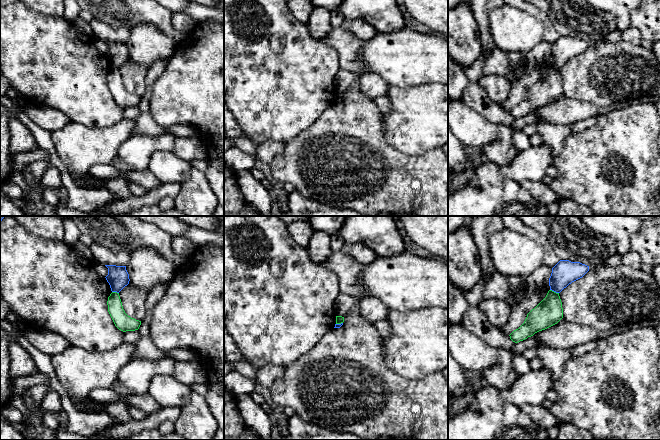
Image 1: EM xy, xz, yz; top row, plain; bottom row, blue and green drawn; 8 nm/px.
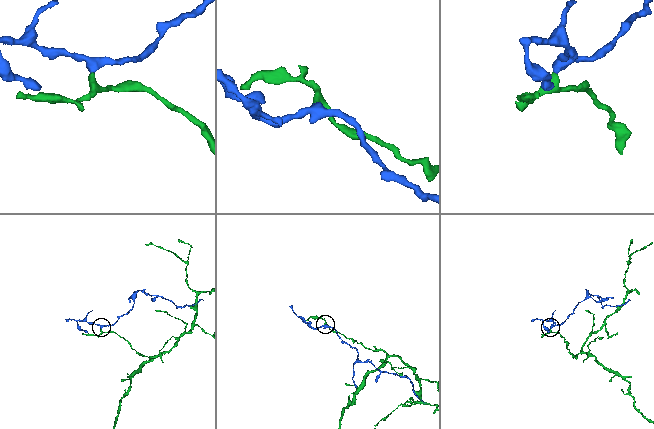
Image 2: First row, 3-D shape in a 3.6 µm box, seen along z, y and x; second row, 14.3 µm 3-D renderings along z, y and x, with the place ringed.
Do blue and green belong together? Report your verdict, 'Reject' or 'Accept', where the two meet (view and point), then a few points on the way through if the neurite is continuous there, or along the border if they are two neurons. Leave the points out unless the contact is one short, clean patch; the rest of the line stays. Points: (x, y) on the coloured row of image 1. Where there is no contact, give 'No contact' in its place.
Reject. Touches blue at yz (554, 291). Boundary: yz (550, 289), (558, 293)

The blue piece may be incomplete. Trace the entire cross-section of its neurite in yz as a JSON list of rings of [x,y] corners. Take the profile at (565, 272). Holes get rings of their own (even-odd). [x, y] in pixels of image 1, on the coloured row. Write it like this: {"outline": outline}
{"outline": [[[560,260],[553,268],[549,278],[550,290],[560,293],[572,282],[582,278],[589,271],[589,266],[580,262]]]}

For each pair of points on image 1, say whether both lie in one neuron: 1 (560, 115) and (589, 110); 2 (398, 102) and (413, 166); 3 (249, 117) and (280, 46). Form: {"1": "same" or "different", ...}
{"1": "same", "2": "different", "3": "same"}

